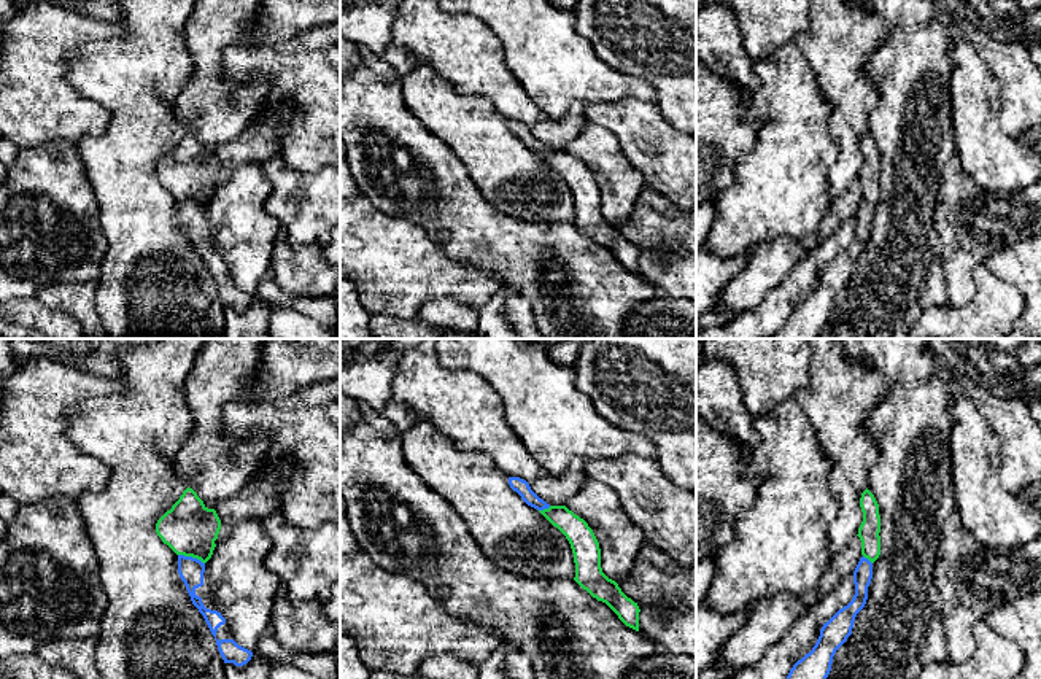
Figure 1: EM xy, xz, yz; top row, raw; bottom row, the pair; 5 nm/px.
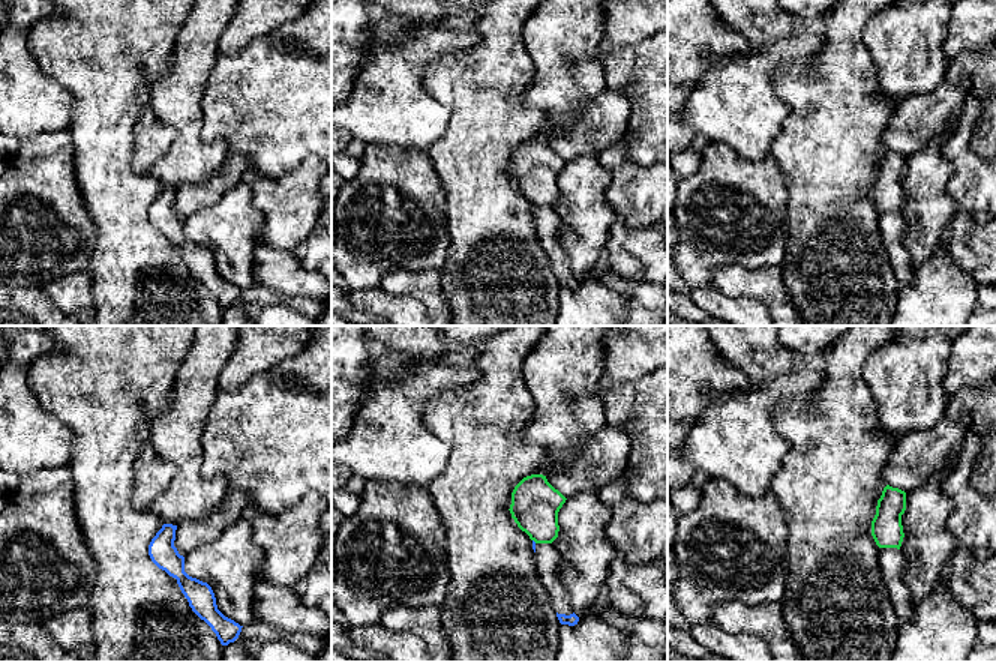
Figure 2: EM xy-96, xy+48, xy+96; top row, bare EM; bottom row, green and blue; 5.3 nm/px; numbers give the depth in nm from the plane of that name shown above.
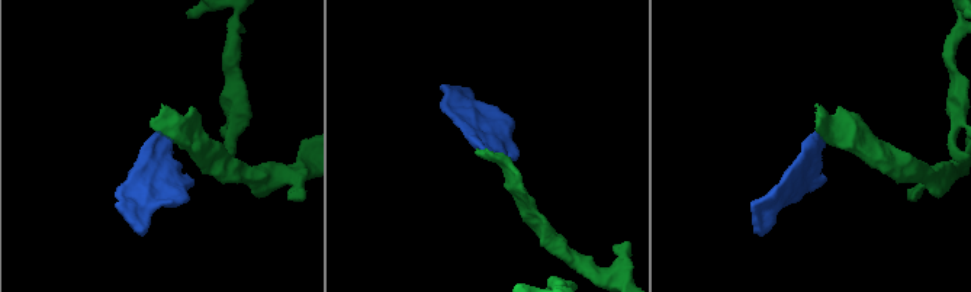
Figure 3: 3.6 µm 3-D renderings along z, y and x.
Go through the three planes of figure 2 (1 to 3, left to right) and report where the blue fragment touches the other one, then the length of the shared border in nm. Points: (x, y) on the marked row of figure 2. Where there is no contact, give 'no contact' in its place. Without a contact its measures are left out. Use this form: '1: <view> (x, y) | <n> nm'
1: no contact
2: xy+48 (534, 541) | 30 nm
3: no contact

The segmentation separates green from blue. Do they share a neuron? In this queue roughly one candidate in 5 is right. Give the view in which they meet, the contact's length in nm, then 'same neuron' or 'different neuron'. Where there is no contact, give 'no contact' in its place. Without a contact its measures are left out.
xy | 140 nm | different neuron

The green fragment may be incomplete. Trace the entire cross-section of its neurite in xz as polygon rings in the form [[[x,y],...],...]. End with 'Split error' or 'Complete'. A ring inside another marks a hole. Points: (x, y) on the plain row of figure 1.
[[[550,149],[539,156],[569,184],[575,207],[574,224],[593,242],[606,246],[626,270],[639,275],[640,253],[602,216],[599,186],[588,167],[566,149]]]. Complete

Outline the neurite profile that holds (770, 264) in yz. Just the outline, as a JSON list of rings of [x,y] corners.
[[[790,237],[752,250],[750,261],[720,293],[717,307],[733,315],[755,308],[806,254],[799,242]]]

